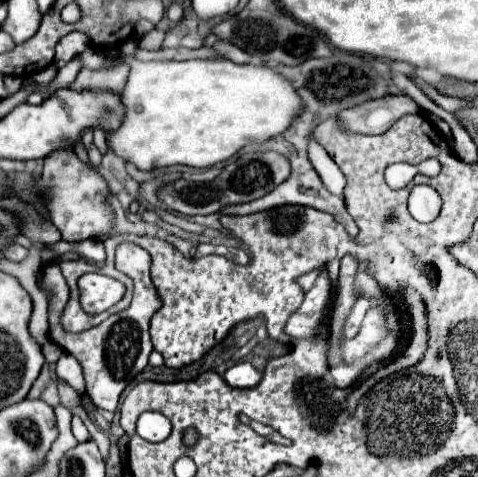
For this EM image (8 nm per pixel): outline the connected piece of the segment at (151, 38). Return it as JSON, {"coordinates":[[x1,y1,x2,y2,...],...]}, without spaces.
{"coordinates":[[154,28,152,32,148,32,146,36,142,36,138,40,138,48,146,48,146,50,158,50,160,44,162,44,162,38,164,38,164,32,160,32,158,28]]}

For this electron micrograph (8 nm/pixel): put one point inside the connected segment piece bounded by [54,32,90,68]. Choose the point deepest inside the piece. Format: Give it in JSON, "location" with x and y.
{"location":[72,44]}

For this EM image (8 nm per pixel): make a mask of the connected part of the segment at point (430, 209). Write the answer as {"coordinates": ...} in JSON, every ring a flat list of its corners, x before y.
{"coordinates":[[416,186,410,192,408,206,418,222,432,222,440,212,440,196,430,186]]}

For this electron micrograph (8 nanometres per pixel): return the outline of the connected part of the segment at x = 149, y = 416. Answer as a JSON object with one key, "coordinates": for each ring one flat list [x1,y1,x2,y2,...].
{"coordinates":[[142,412,136,422,136,432,148,442,162,442,170,436,172,424,160,412]]}

